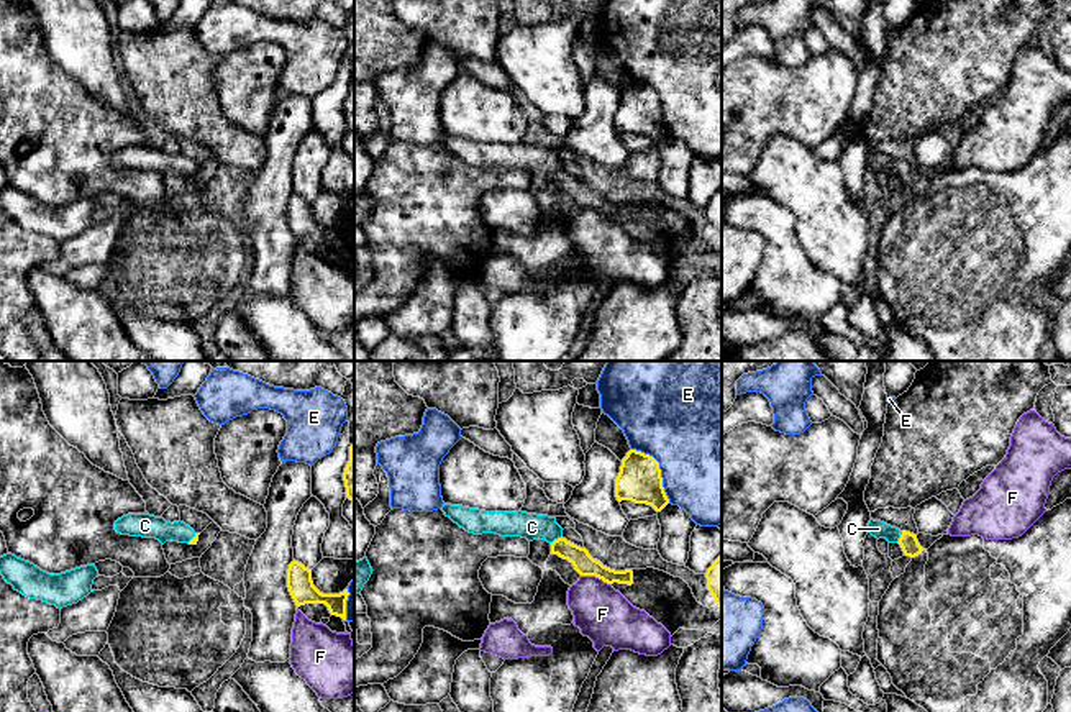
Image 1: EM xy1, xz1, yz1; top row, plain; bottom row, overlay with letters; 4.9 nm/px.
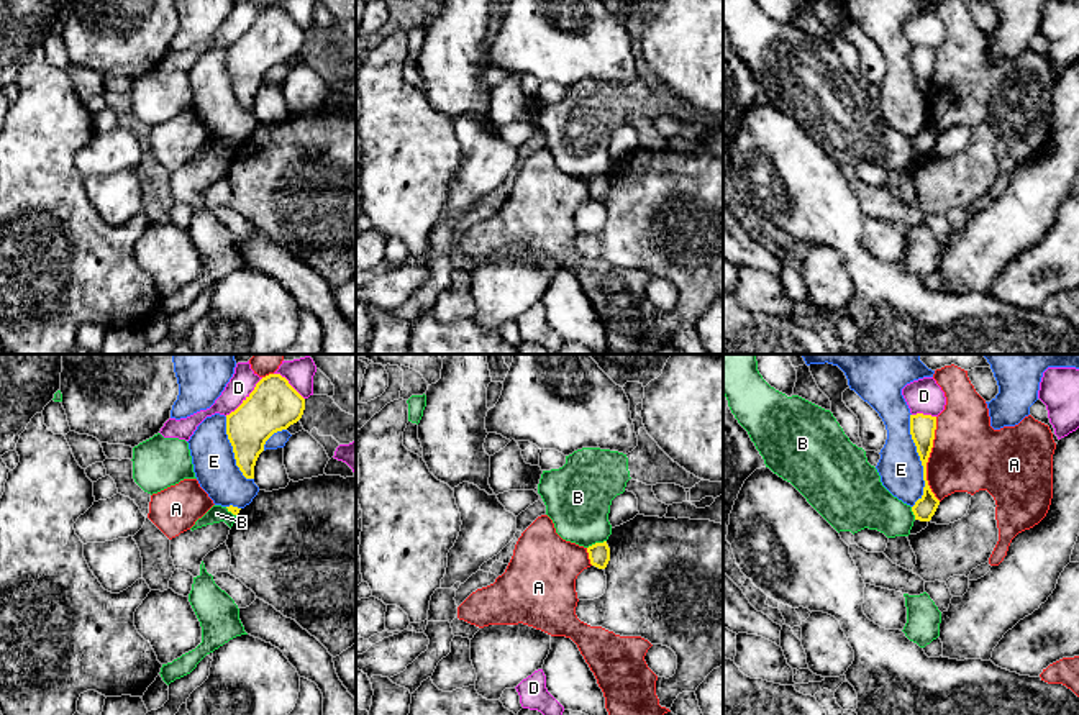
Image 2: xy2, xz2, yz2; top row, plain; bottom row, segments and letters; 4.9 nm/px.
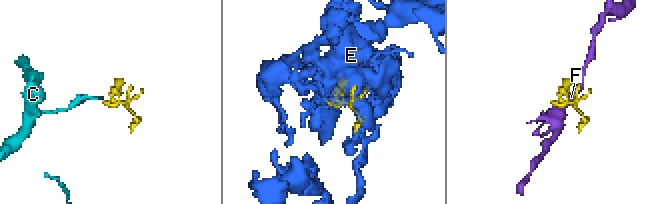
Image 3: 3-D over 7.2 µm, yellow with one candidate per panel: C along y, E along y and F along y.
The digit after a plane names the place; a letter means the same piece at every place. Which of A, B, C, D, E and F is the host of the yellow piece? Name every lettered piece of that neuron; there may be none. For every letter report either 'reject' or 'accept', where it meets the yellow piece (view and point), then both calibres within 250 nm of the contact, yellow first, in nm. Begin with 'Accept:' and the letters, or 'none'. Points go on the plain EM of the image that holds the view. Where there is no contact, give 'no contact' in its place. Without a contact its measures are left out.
Accept: C
A: reject; contact yz2 (927, 92); calibres 130 and 360 nm
B: reject; contact xz2 (596, 176); calibres 110 and 320 nm
C: accept; contact xz1 (558, 171); calibres 100 and 130 nm
D: reject; contact xy2 (246, 31); calibres 240 and 120 nm
E: reject; contact yz2 (920, 92); calibres 130 and 220 nm
F: reject; contact xz1 (596, 209); calibres 100 and 260 nm

